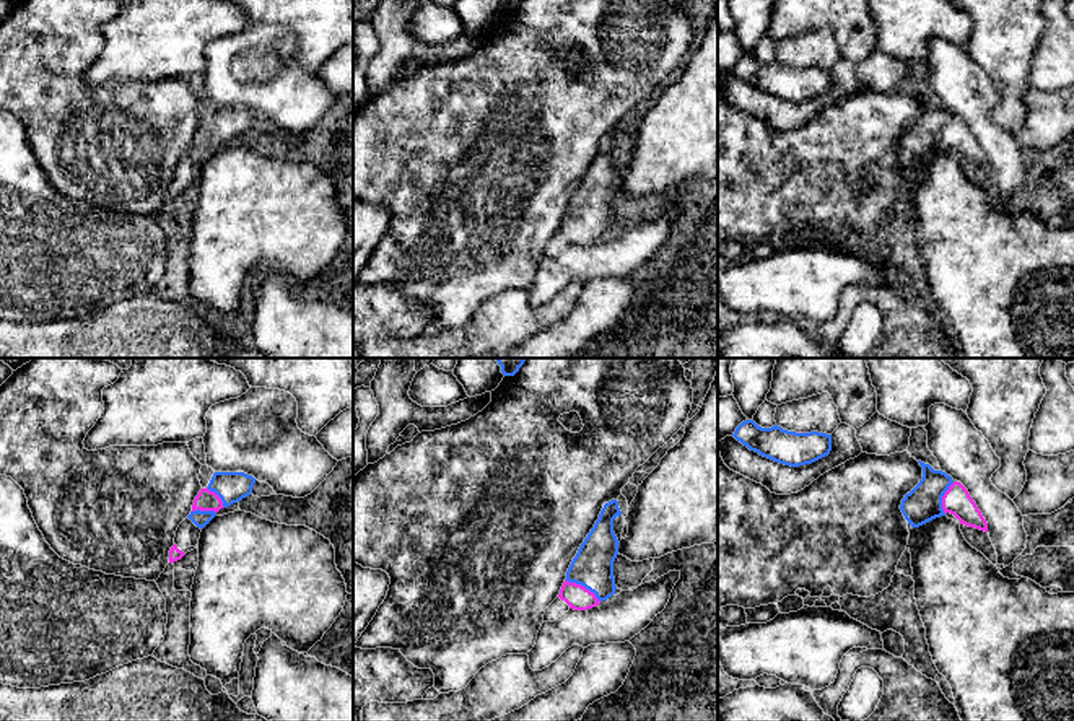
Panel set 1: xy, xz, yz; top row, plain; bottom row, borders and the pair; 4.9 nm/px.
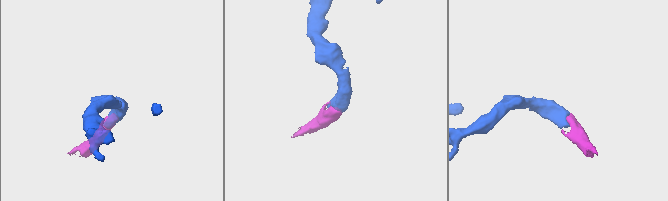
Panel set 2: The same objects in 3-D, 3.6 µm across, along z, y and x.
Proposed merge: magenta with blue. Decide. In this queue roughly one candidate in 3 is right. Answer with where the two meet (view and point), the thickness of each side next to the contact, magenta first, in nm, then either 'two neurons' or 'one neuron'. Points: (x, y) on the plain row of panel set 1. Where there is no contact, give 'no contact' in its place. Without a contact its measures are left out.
xz (583, 222) | 120/200 nm | one neuron

